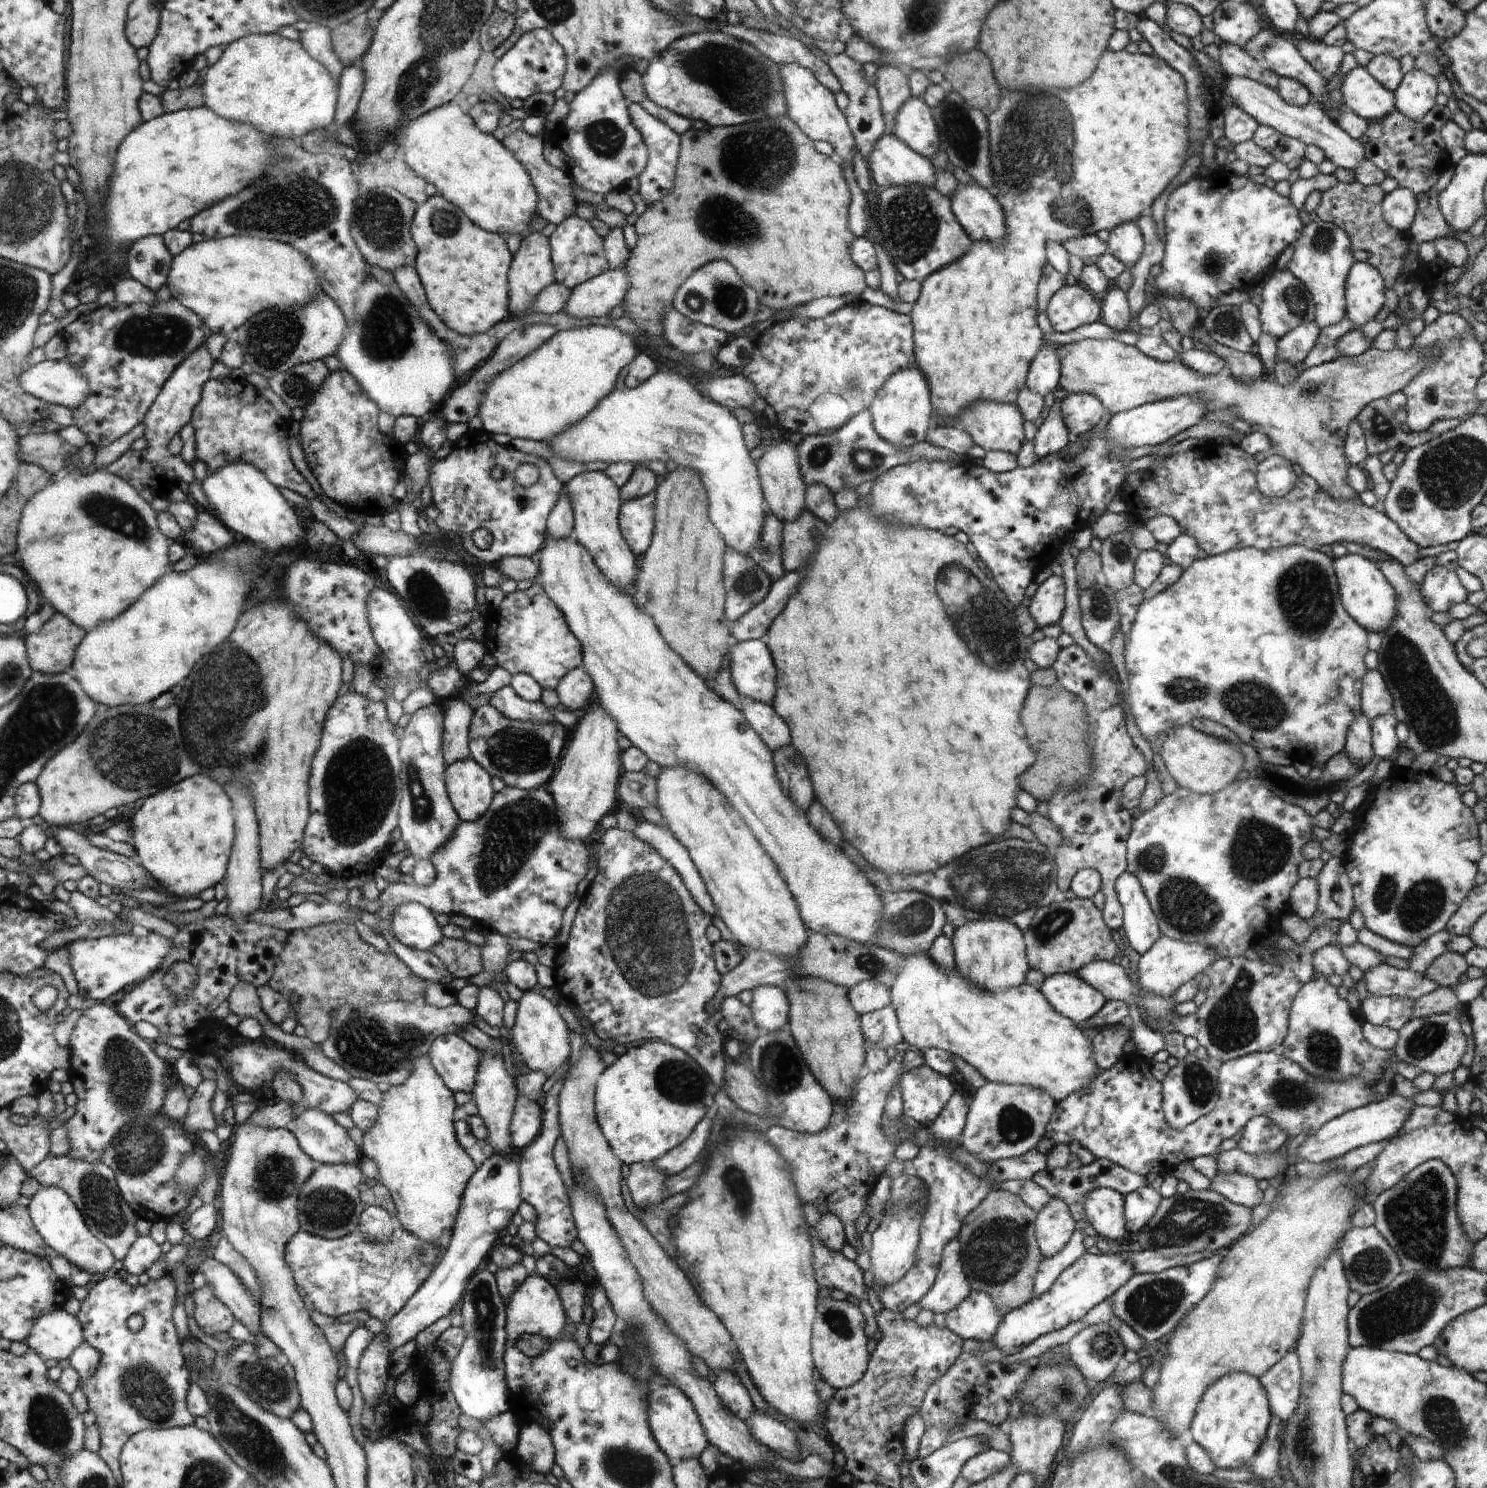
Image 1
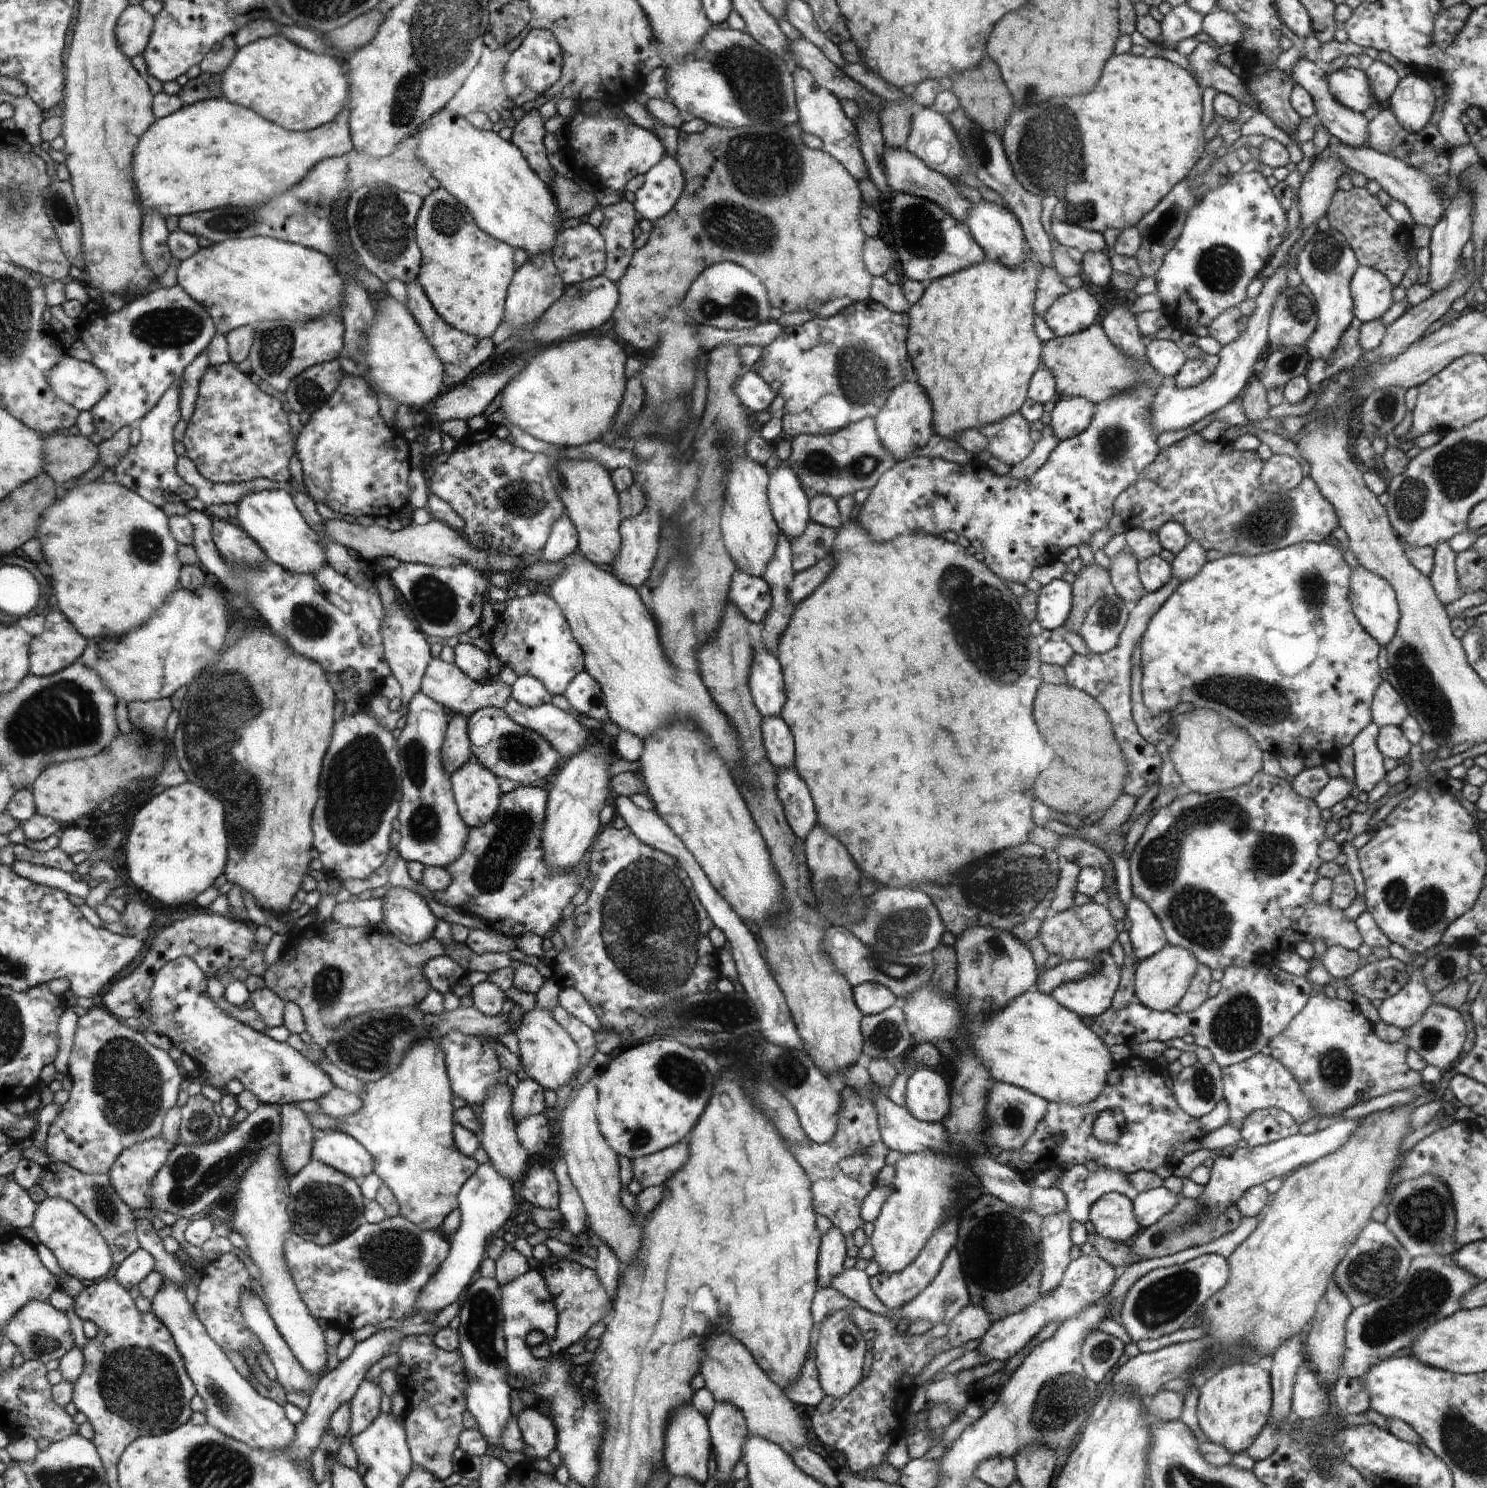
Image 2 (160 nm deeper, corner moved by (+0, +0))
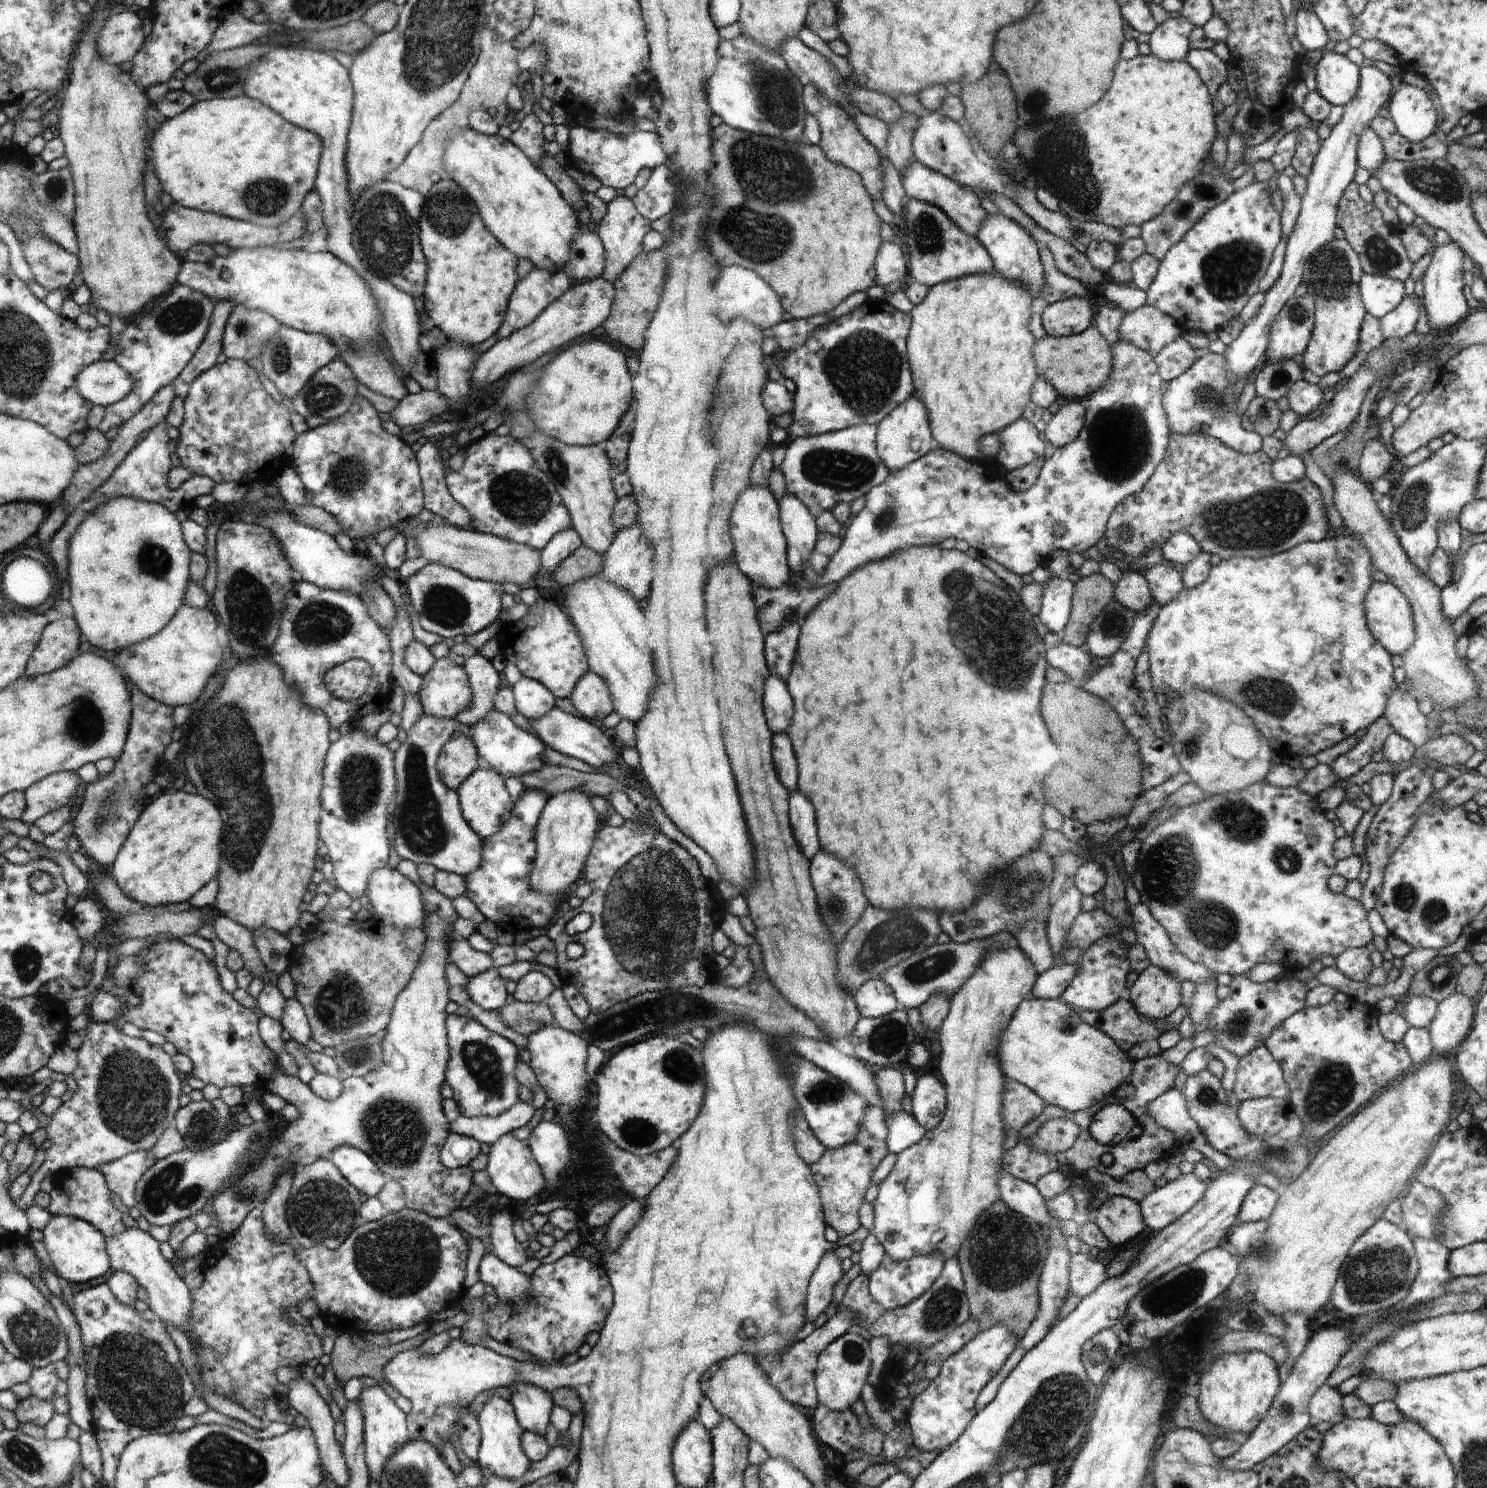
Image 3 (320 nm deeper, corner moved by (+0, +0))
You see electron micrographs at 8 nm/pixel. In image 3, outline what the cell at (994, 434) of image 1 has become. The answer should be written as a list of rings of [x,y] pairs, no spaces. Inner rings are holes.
[[[1017,420],[998,432],[1000,450],[996,458],[1006,471],[1025,467],[1044,454],[1044,442],[1038,438],[1036,428],[1031,422]]]

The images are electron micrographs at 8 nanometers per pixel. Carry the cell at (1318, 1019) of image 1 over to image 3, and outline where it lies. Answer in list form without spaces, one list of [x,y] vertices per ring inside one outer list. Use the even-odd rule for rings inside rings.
[[[1353,998],[1345,1003],[1332,1000],[1325,1005],[1306,1005],[1286,1018],[1266,1039],[1265,1047],[1283,1070],[1283,1077],[1289,1088],[1290,1108],[1303,1124],[1303,1140],[1309,1147],[1313,1148],[1315,1143],[1322,1140],[1322,1136],[1351,1118],[1380,1088],[1390,1086],[1400,1074],[1412,1071],[1413,1062],[1404,1043],[1393,1043],[1382,1036],[1377,1023],[1378,1016],[1379,1012],[1375,1008]]]

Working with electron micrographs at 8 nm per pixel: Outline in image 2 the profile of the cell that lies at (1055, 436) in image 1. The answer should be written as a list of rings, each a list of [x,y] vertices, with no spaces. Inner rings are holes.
[[[1049,426],[1044,427],[1041,433],[1042,440],[1037,442],[1037,446],[1033,448],[1030,456],[1012,467],[1012,476],[1015,479],[1027,479],[1036,474],[1046,460],[1048,460],[1048,455],[1054,450],[1058,442],[1060,442],[1056,440]]]

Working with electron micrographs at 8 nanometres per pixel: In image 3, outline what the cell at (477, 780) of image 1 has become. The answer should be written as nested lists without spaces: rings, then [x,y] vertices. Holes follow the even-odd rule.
[[[480,766],[464,783],[458,787],[461,809],[465,819],[481,838],[496,835],[505,822],[513,815],[514,802],[504,786],[504,780],[494,769],[482,769]]]

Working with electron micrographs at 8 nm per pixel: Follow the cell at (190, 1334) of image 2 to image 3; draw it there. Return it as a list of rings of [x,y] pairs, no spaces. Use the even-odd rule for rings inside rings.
[[[128,1227],[127,1231],[117,1235],[107,1236],[107,1243],[114,1273],[124,1271],[132,1273],[150,1293],[149,1308],[154,1312],[157,1320],[162,1322],[173,1322],[181,1328],[189,1341],[200,1348],[199,1341],[194,1341],[187,1332],[187,1322],[191,1319],[193,1299],[190,1296],[191,1290],[180,1280],[180,1276],[174,1272],[174,1268],[162,1258],[158,1250],[158,1242],[152,1238],[150,1232],[139,1227]]]

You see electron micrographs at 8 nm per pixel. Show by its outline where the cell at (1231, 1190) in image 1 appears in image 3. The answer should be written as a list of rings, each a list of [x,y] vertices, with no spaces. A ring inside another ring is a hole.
[[[1254,1185],[1244,1197],[1238,1222],[1267,1220],[1277,1205],[1280,1191],[1264,1185]]]

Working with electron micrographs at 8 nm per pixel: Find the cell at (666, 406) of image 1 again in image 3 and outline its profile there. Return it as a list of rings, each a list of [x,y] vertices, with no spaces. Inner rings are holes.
[[[750,484],[742,493],[732,512],[731,536],[734,540],[733,556],[739,568],[754,583],[755,587],[777,589],[786,586],[792,569],[786,562],[786,536],[780,530],[778,504],[768,487]]]

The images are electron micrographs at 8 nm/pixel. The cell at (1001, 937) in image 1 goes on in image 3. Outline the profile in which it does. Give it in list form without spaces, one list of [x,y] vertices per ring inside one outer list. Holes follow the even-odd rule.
[[[1020,947],[989,949],[975,973],[951,998],[948,1014],[937,1037],[941,1048],[939,1068],[948,1092],[945,1116],[938,1127],[926,1131],[916,1144],[896,1155],[894,1166],[879,1184],[873,1202],[873,1234],[884,1247],[886,1255],[894,1261],[922,1255],[944,1258],[944,1252],[957,1256],[982,1214],[1001,1200],[999,1179],[1004,1154],[1003,1093],[1006,1076],[999,1061],[999,1047],[1006,1028],[1020,1004],[1031,996],[1039,977],[1033,961]]]

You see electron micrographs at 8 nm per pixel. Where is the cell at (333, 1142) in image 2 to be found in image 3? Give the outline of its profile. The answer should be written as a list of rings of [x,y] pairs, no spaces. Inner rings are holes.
[[[344,1145],[330,1154],[333,1163],[341,1169],[342,1174],[358,1192],[367,1197],[376,1197],[382,1192],[388,1178],[365,1152]]]

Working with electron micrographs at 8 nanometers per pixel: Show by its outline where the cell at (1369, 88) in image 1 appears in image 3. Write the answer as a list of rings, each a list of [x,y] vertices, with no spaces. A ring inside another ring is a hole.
[[[1326,51],[1315,70],[1317,91],[1331,105],[1344,107],[1354,98],[1360,82],[1359,66],[1346,55]]]

